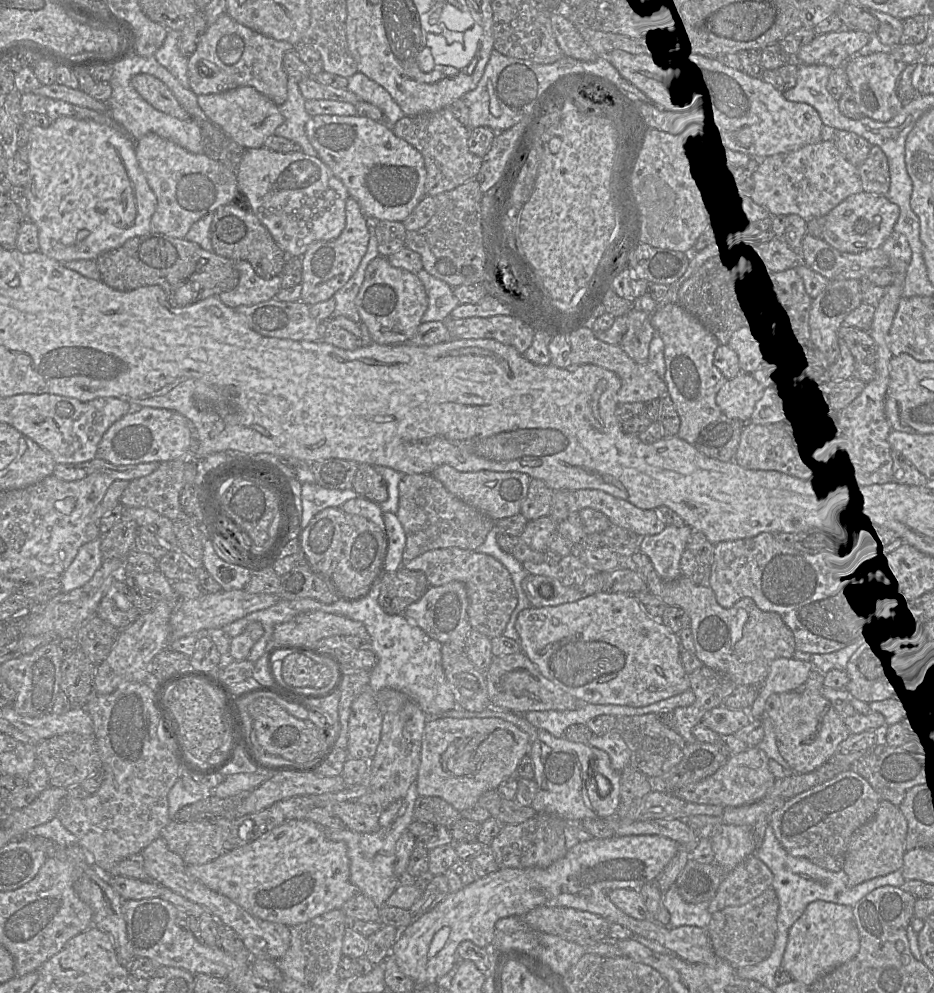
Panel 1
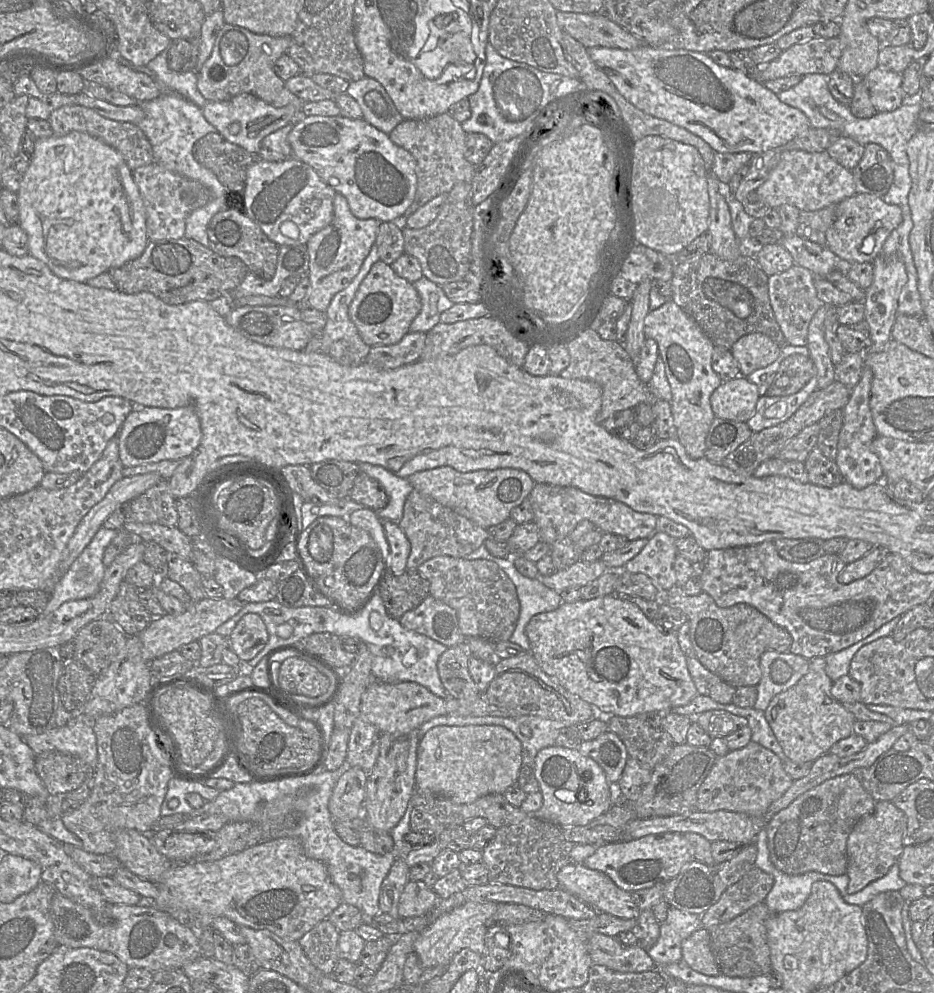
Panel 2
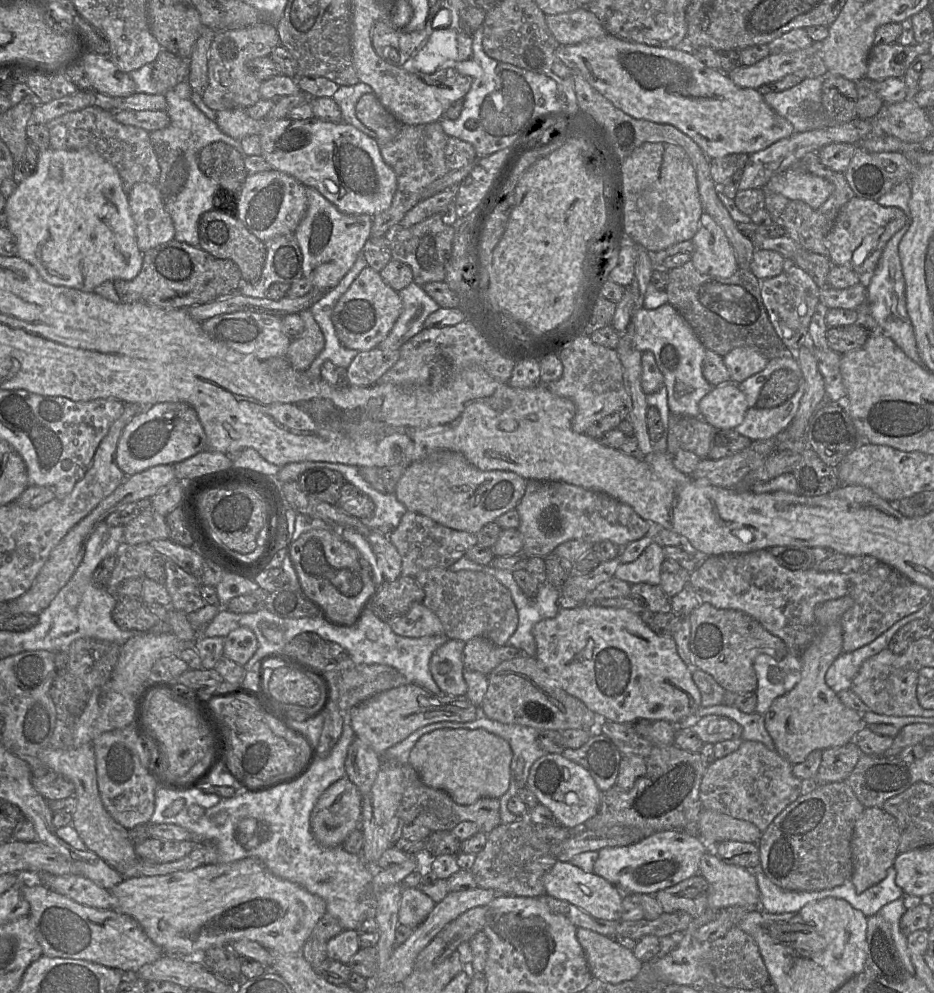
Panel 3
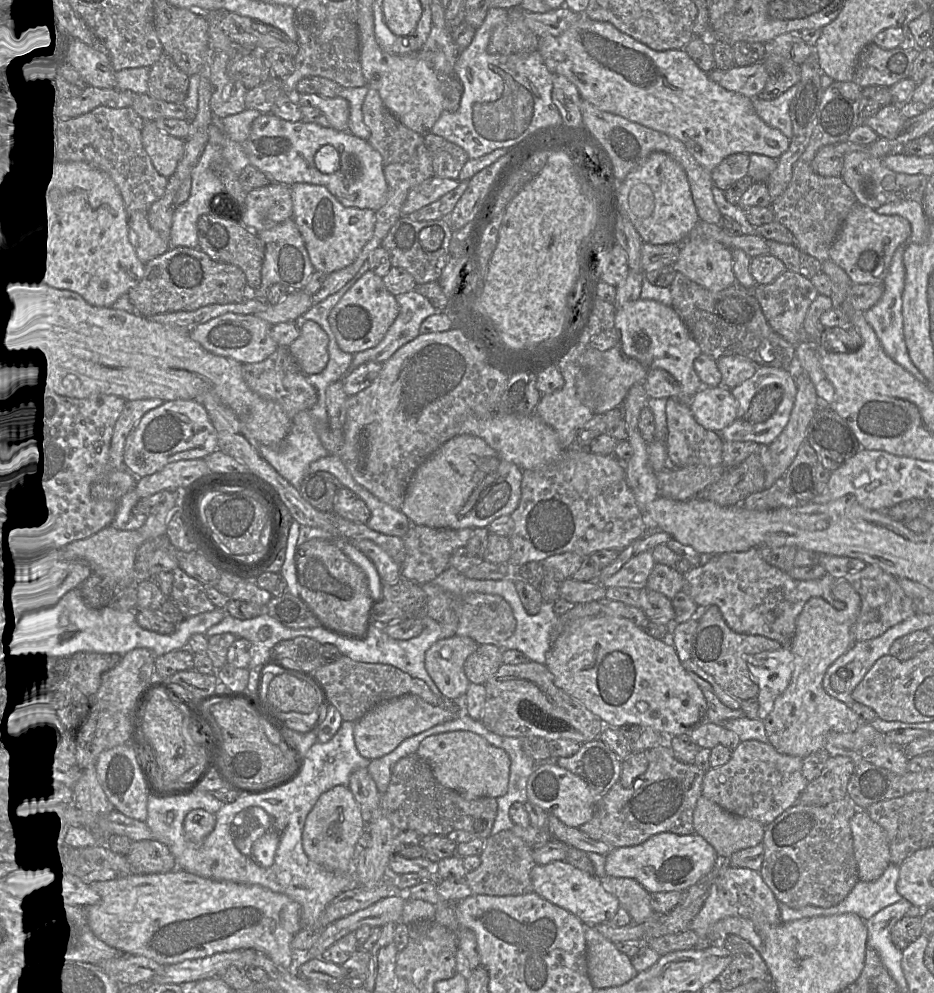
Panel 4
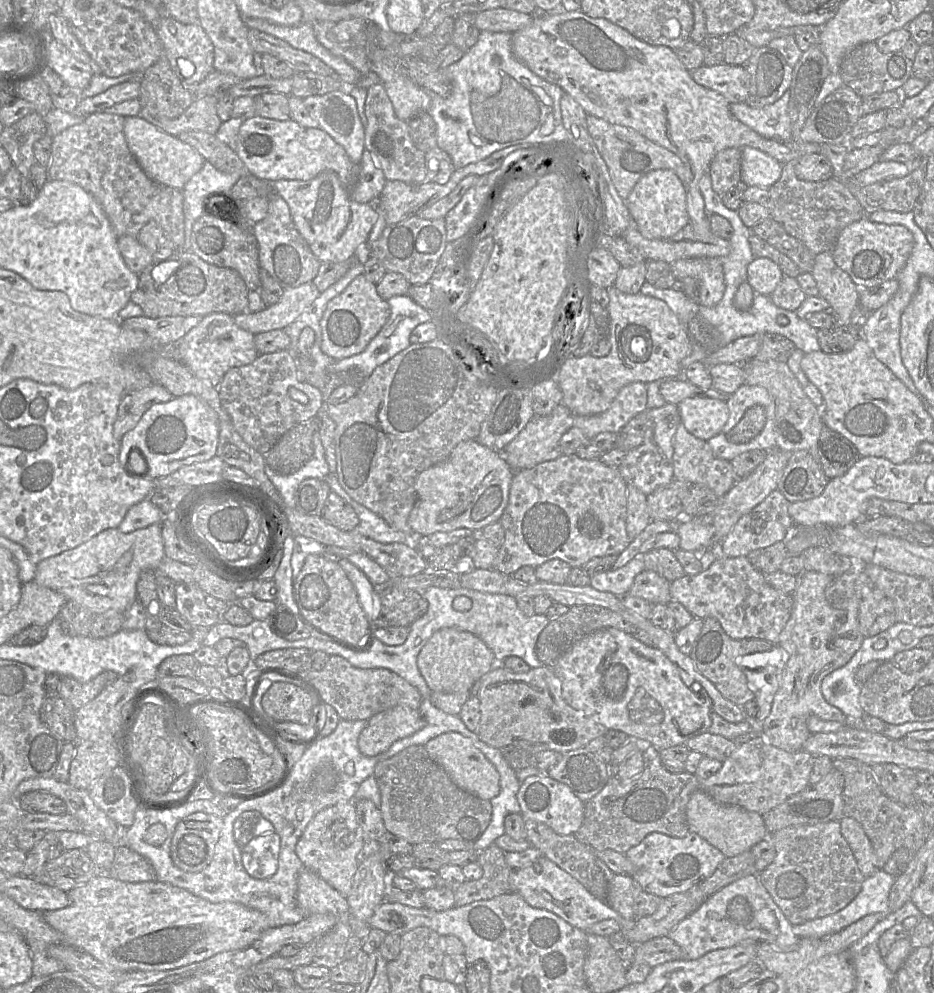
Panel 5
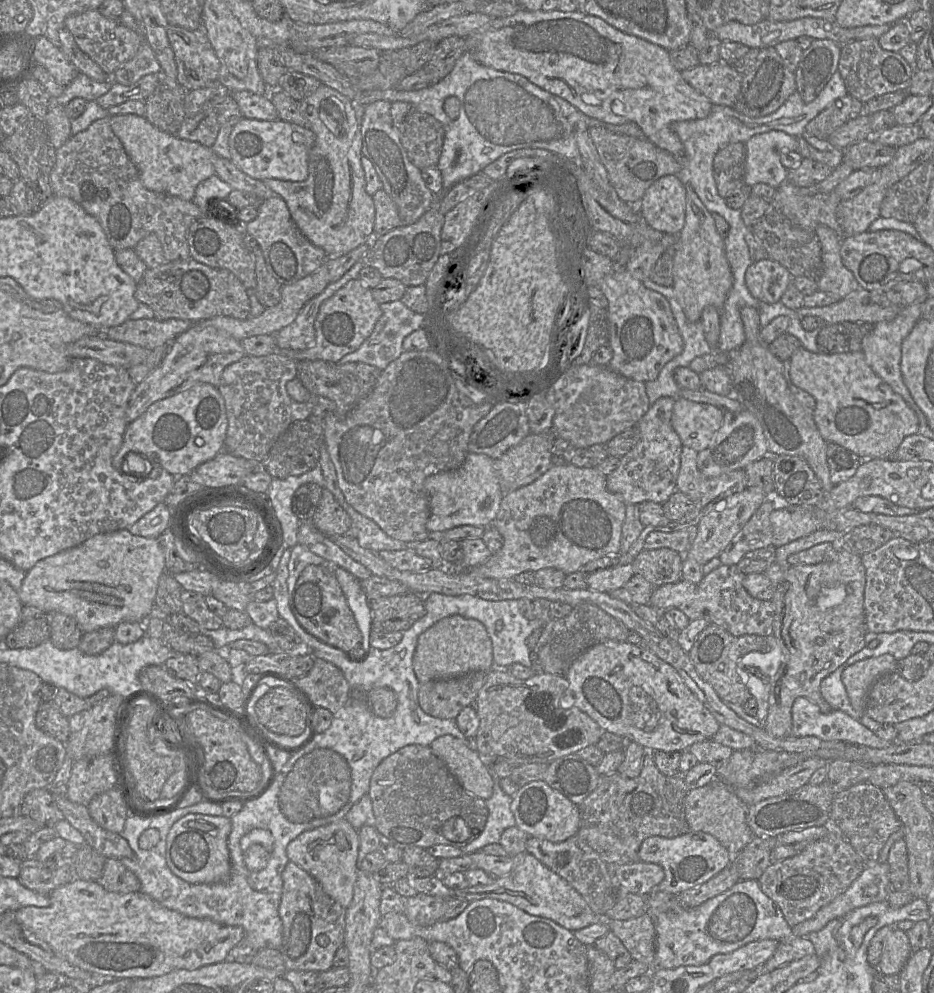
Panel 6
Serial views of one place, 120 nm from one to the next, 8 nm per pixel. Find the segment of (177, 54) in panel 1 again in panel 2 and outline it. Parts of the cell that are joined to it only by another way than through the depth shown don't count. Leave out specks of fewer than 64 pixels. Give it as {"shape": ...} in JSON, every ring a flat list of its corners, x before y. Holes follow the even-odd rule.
{"shape":[[168,48,152,59,147,67,154,73,154,80,172,93,178,93,202,108,207,100,197,88,197,75,194,71,179,73,168,66]]}

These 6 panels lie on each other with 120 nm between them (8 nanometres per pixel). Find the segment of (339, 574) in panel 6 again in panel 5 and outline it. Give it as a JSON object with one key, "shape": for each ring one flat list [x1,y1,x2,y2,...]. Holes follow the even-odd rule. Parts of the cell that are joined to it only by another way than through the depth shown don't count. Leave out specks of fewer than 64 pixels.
{"shape":[[331,557,341,566,349,580,354,585,359,602,368,618,367,629,374,628,373,622,377,619,381,609,378,590,355,565,344,558]]}

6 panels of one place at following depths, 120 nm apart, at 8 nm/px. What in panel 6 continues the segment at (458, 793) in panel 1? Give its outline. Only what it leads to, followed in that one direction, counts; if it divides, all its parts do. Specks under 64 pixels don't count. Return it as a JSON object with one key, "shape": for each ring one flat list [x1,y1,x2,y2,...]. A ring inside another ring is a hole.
{"shape":[[451,735,436,738,429,747,467,792,483,800,492,796,494,777,477,751]]}

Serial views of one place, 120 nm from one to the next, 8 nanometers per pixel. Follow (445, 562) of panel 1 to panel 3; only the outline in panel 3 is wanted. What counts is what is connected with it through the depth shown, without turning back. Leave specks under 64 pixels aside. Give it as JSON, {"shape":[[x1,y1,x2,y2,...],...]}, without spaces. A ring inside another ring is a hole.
{"shape":[[435,567,423,570,415,578,425,592,422,604,437,615,443,625,444,633,449,639,467,642,472,638,484,638,493,642,497,647,502,647,507,644,508,639,516,631,519,619,512,596,510,591,494,576,483,571,454,572,448,568]]}

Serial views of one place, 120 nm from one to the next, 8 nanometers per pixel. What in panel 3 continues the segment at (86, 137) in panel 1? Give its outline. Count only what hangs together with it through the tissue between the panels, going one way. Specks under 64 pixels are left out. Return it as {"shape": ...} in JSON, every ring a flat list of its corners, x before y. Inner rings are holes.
{"shape":[[87,148,39,151,35,171,7,198,6,218,6,227,17,239,17,256,30,263,51,285,94,292,105,281,132,280,141,270,143,253,137,245,129,198,121,177,110,162]]}

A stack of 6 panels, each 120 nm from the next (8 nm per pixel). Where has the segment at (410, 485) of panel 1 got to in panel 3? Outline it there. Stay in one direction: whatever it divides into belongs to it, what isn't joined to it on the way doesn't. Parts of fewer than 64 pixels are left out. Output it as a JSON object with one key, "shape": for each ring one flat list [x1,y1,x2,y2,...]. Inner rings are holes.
{"shape":[[408,510,388,536,402,560,401,575,412,577,430,568,449,568,477,544,477,537,473,533,445,527,424,515]]}

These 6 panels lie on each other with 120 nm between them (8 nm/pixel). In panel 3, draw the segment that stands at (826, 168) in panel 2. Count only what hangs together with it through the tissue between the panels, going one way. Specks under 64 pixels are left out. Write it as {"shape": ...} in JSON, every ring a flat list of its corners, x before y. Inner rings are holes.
{"shape":[[799,164,773,176,762,187,766,193,779,193,787,199,800,200,813,209,819,208,833,192,828,180,815,176]]}

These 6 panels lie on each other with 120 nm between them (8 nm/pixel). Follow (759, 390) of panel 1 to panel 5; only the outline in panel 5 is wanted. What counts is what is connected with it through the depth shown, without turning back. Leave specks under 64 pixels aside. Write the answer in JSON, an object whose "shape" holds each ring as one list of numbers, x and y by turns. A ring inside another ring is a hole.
{"shape":[[692,397,684,399,677,406,681,423,687,431,704,441,720,433,729,418,726,400]]}

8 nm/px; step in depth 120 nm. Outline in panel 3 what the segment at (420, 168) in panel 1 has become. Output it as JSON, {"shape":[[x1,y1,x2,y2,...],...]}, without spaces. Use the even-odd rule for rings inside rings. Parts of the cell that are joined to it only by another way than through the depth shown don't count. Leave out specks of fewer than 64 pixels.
{"shape":[[316,117,305,120,284,118,267,123,258,134,261,155,272,169,294,177,306,187,317,189,341,212,348,215,368,214,375,216,390,208,397,190,397,177,381,155,381,146,376,139,369,137,344,121,332,123]]}

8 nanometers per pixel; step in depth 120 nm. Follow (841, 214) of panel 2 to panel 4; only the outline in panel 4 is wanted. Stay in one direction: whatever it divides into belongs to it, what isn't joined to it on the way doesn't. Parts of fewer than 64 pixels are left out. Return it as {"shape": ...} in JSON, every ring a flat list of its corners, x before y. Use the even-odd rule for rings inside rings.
{"shape":[[857,202,848,213,830,248,829,258,840,266,855,284,880,284,886,278,896,249,911,234,910,222,899,215,881,215]]}

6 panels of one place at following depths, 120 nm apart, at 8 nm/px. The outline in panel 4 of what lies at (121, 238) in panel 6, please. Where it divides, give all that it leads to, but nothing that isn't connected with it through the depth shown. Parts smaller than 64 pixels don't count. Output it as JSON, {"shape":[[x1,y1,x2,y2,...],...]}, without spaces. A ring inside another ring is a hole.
{"shape":[[103,105,72,121,49,124,47,125,49,134,49,160,46,164,88,164,93,168,105,171,115,182,128,215,137,210,148,210,155,201,164,195,168,178,156,171,142,145,141,131,144,121,131,107,115,109]]}

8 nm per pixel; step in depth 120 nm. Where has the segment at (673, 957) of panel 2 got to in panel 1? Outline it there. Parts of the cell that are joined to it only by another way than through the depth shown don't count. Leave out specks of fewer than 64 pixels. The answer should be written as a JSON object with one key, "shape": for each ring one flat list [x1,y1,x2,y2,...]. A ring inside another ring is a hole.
{"shape":[[675,883,664,893,662,905,670,913,670,922,665,927,696,926,707,929,711,921,709,902,693,904,684,901]]}

